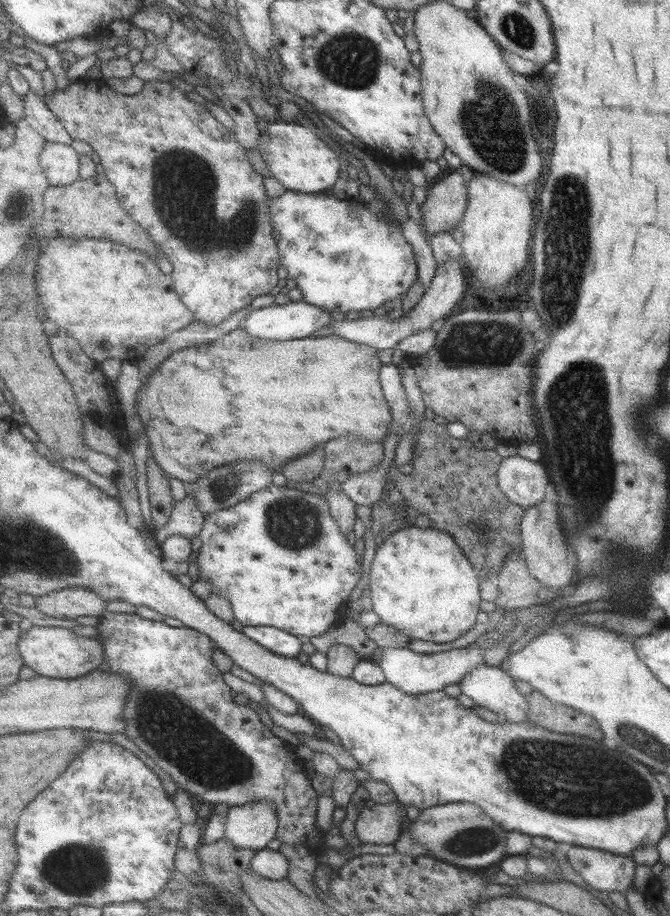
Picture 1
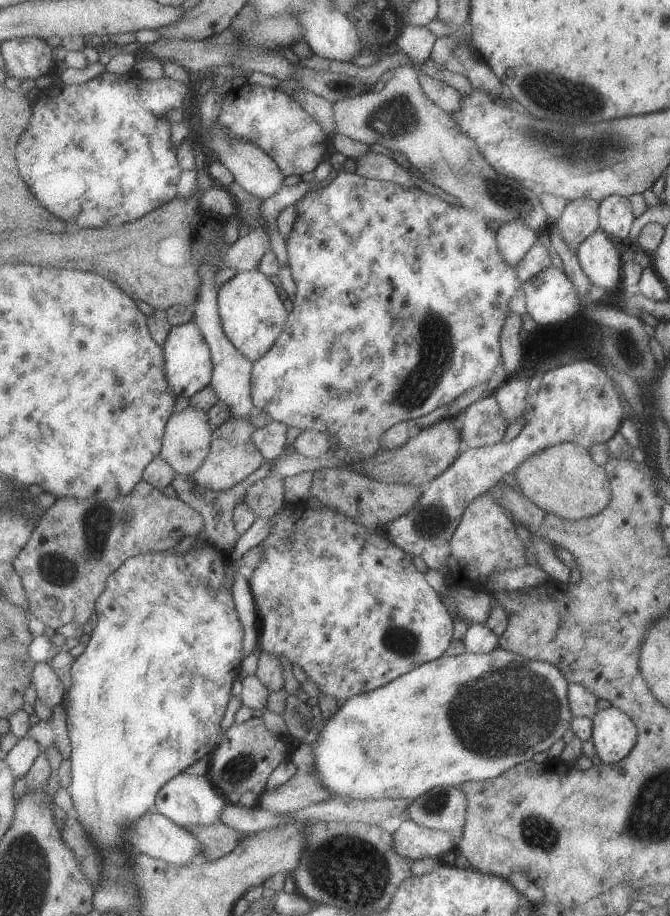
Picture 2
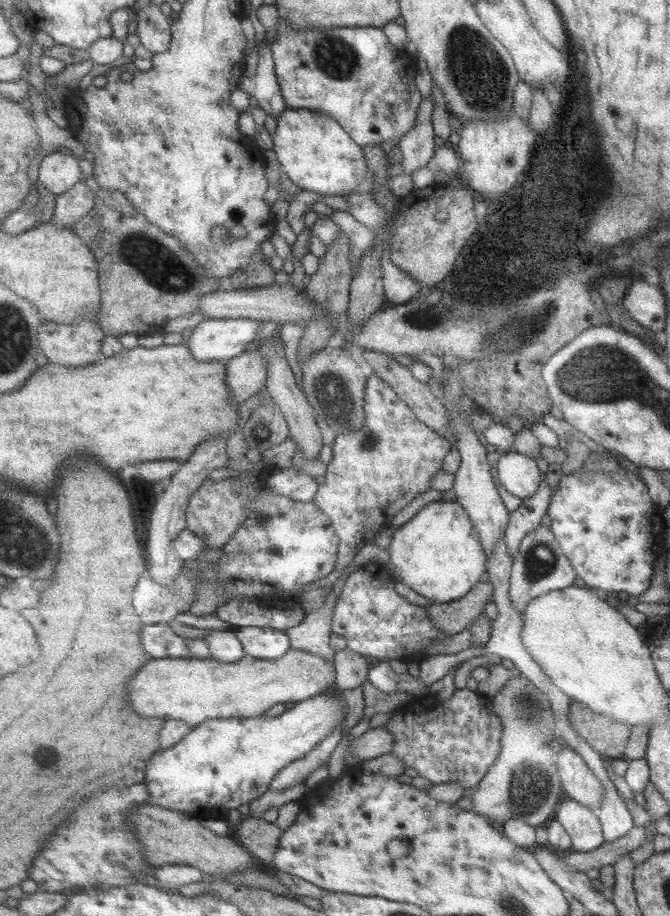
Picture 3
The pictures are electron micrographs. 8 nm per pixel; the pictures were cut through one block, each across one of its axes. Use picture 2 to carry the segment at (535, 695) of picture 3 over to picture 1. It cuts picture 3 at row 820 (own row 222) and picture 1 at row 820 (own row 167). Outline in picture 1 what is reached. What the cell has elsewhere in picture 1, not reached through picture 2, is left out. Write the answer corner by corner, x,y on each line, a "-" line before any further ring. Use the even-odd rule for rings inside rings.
453,802
423,809
411,822
410,831
415,841
425,846
428,854
439,860
465,866
465,868
485,868
507,856
509,831
497,825
477,804

